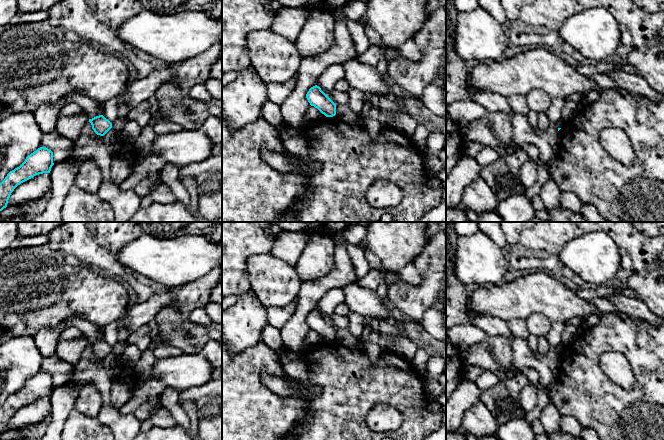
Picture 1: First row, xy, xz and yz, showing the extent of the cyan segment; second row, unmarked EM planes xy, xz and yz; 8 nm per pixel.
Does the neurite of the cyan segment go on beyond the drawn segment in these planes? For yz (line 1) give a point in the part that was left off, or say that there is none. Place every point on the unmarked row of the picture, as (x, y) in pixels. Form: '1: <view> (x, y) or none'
1: none

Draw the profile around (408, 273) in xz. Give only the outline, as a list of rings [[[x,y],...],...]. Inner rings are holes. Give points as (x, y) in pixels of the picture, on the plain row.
[[[409,263],[401,269],[395,270],[394,273],[398,278],[409,284],[418,284],[422,278],[414,267],[413,263]]]

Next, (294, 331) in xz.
[[[335,244],[334,264],[334,268],[326,276],[301,281],[296,311],[280,329],[283,344],[294,355],[298,355],[303,349],[303,341],[311,330],[306,318],[311,311],[317,309],[323,295],[332,288],[342,288],[358,280],[345,245]]]

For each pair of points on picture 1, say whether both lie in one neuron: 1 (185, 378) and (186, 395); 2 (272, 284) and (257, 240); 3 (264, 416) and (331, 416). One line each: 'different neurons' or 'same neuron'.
1: different neurons
2: different neurons
3: different neurons

